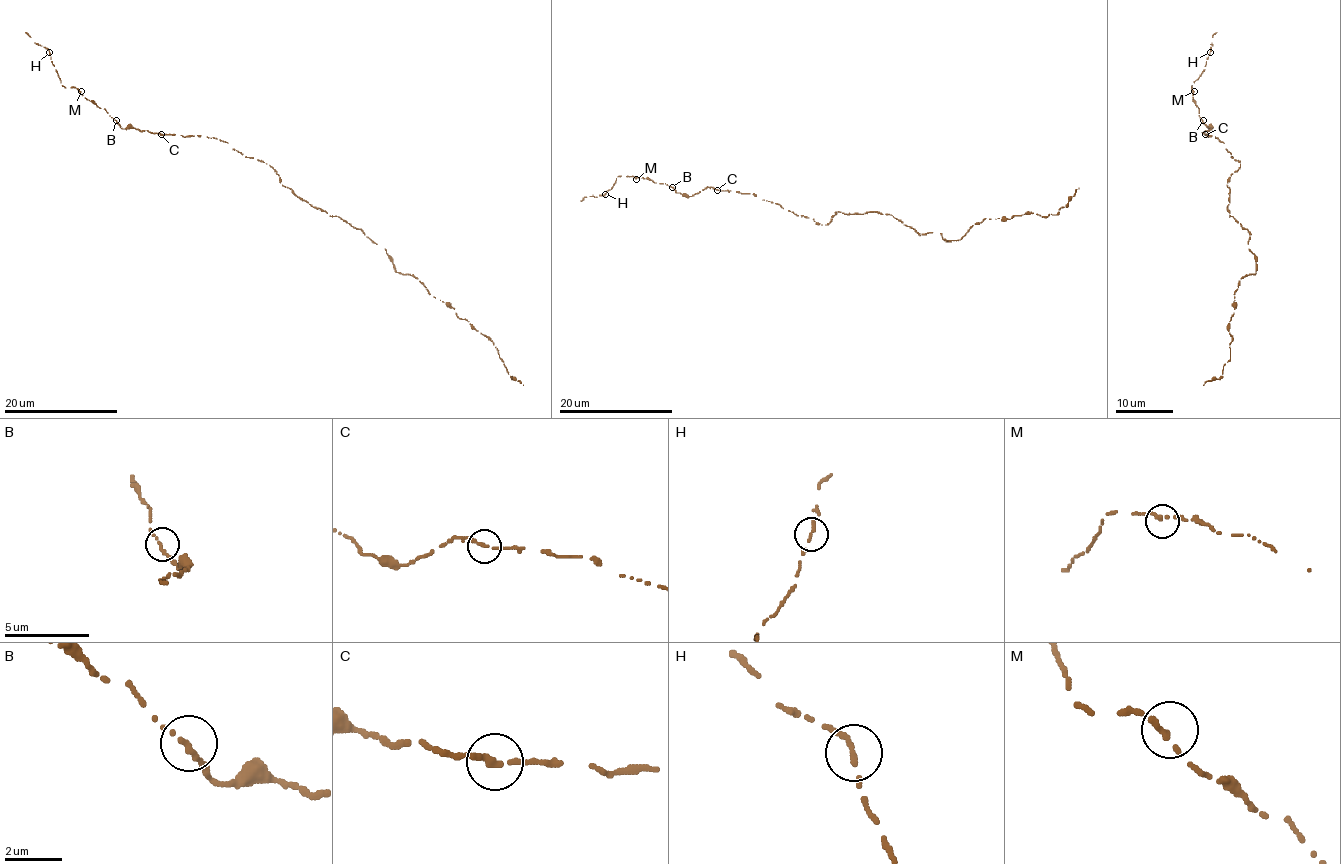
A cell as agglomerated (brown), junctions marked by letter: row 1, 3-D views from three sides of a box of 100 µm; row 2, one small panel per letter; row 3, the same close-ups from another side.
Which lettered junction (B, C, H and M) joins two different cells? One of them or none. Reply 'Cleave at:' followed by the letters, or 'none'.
Cleave at: none

